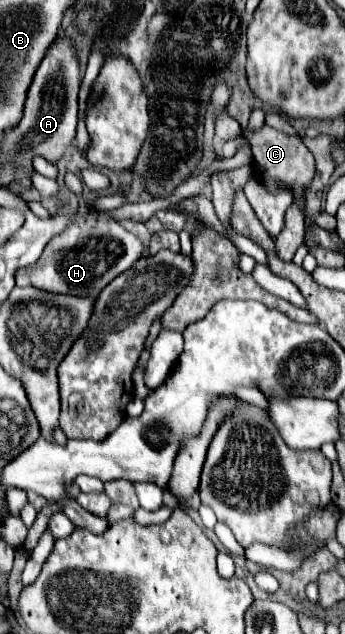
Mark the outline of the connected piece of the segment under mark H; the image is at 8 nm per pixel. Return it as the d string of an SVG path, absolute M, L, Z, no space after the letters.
M81 202L77 220L59 236L55 236L43 250L41 258L17 272L17 286L33 286L51 294L71 294L79 298L97 298L97 294L121 272L131 268L143 256L143 244L137 236L127 232L115 220L103 220L89 214L87 204Z

